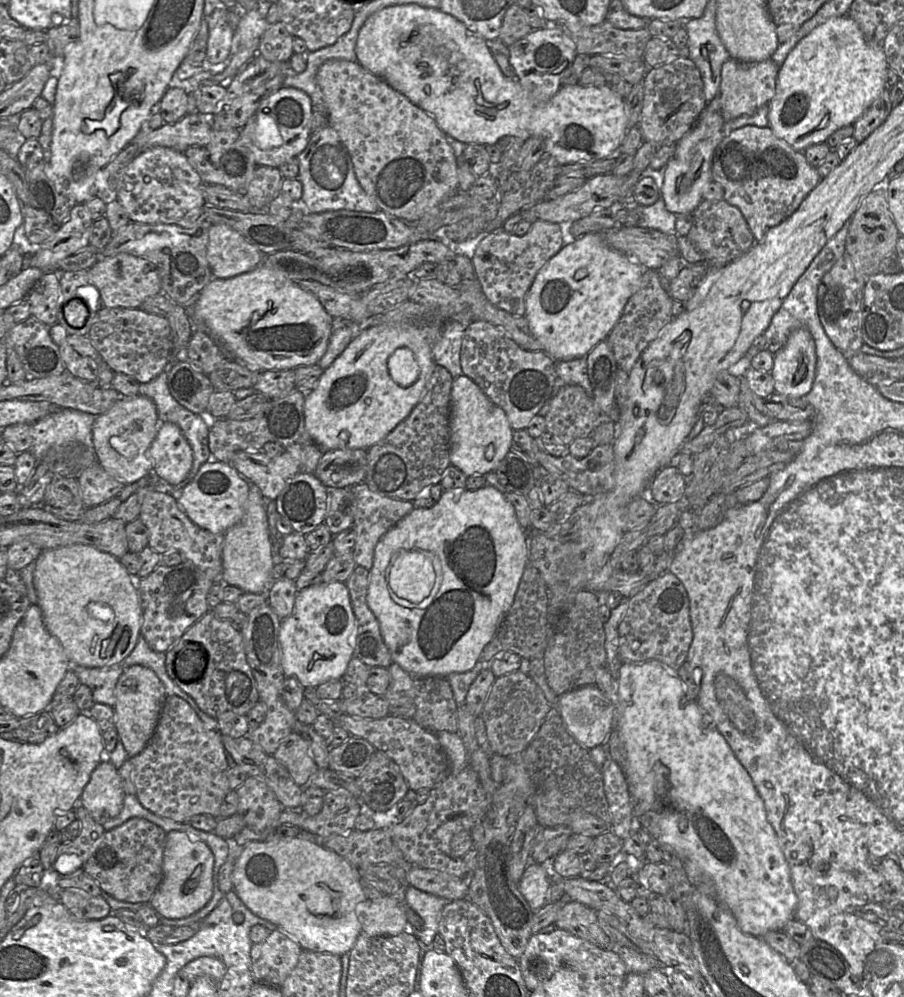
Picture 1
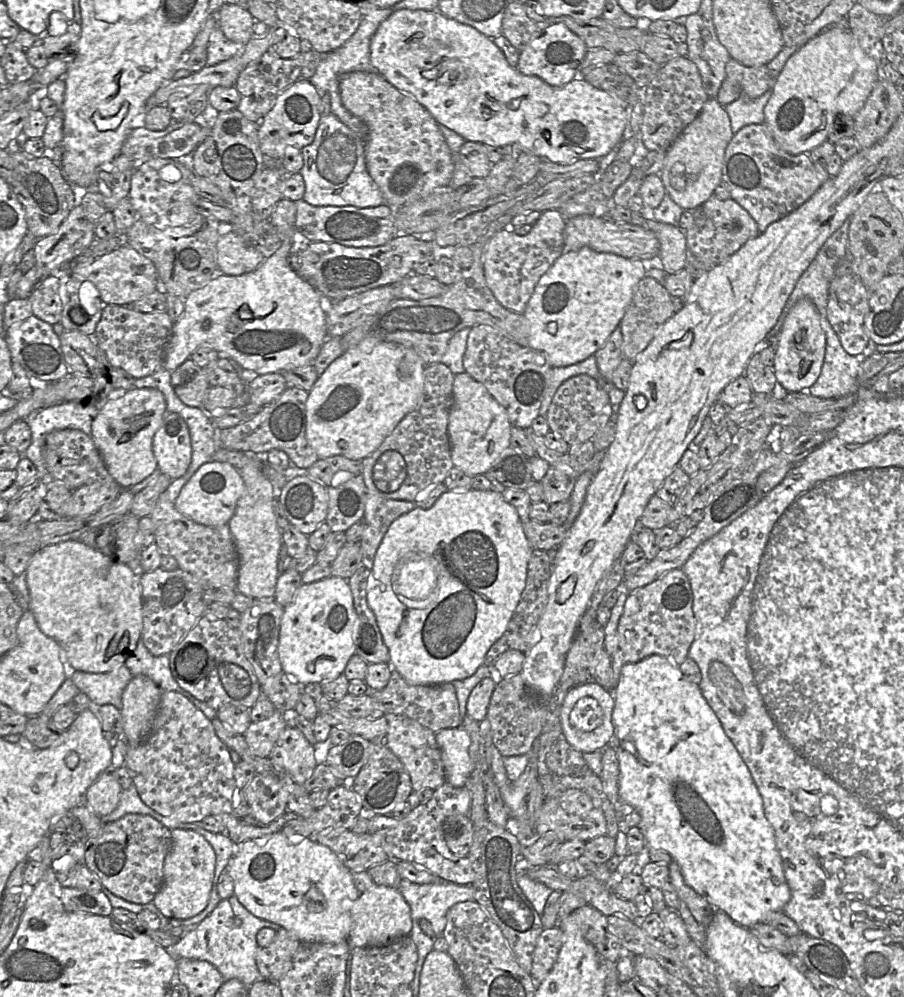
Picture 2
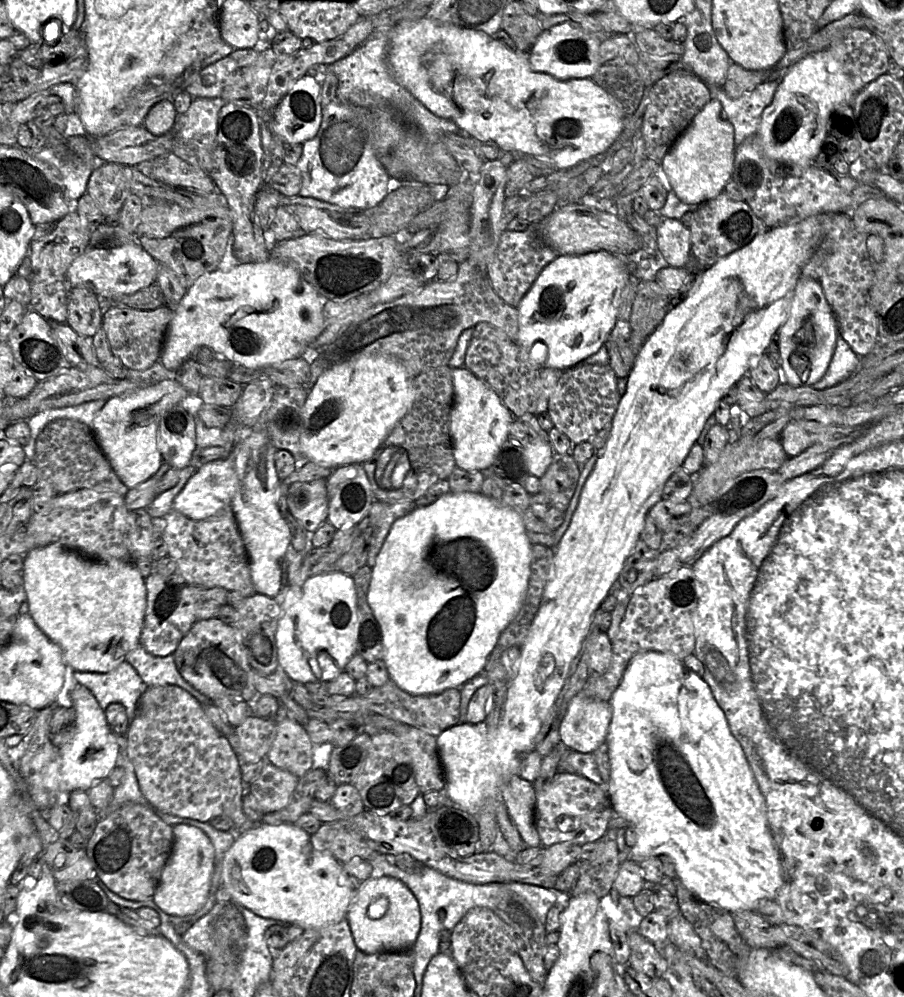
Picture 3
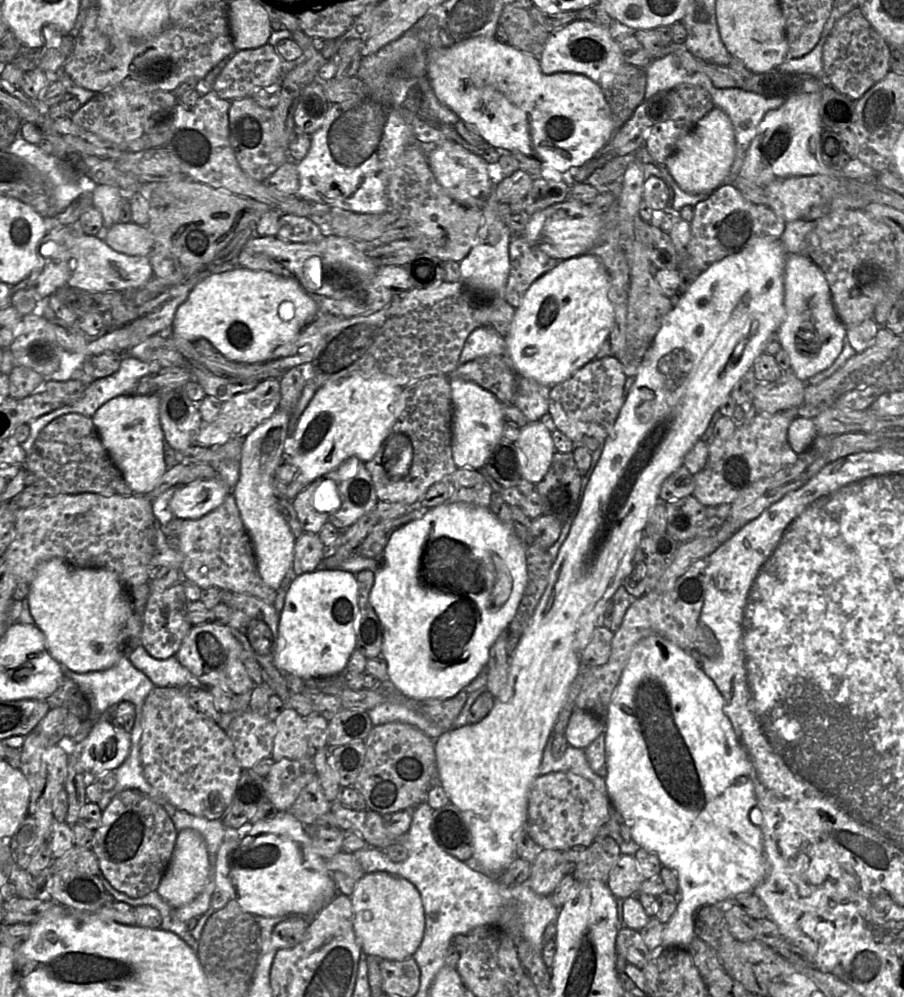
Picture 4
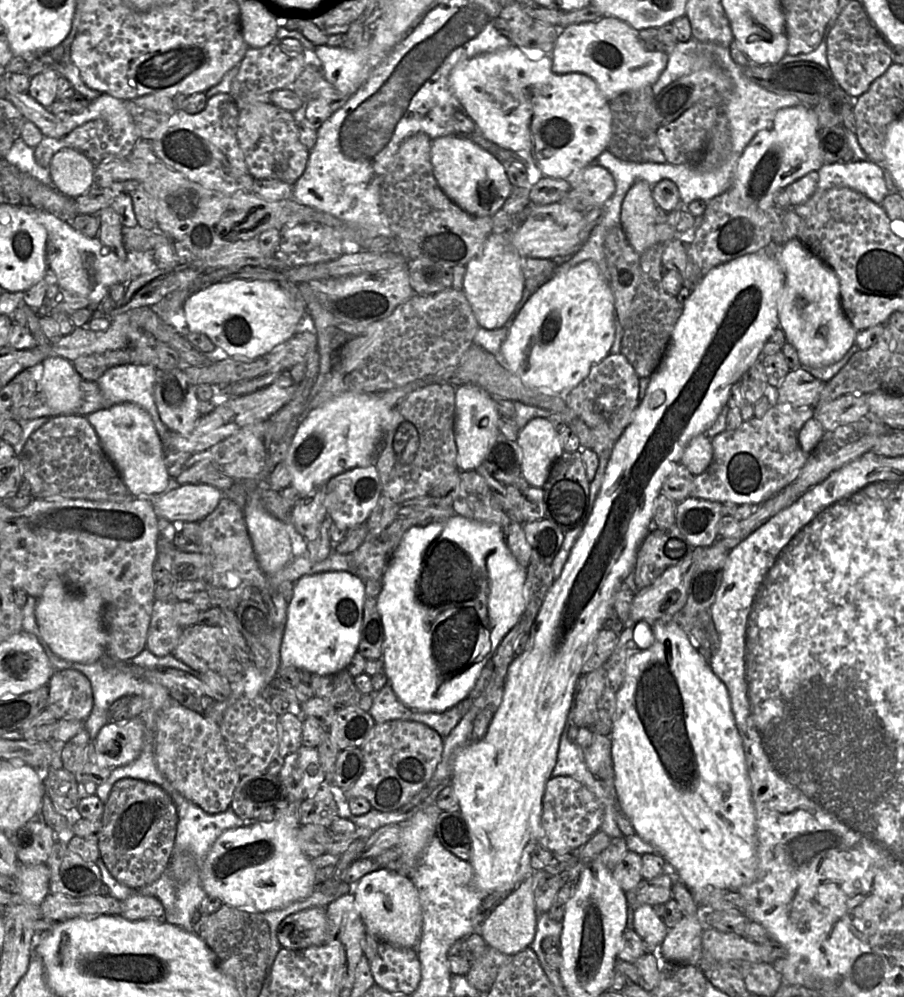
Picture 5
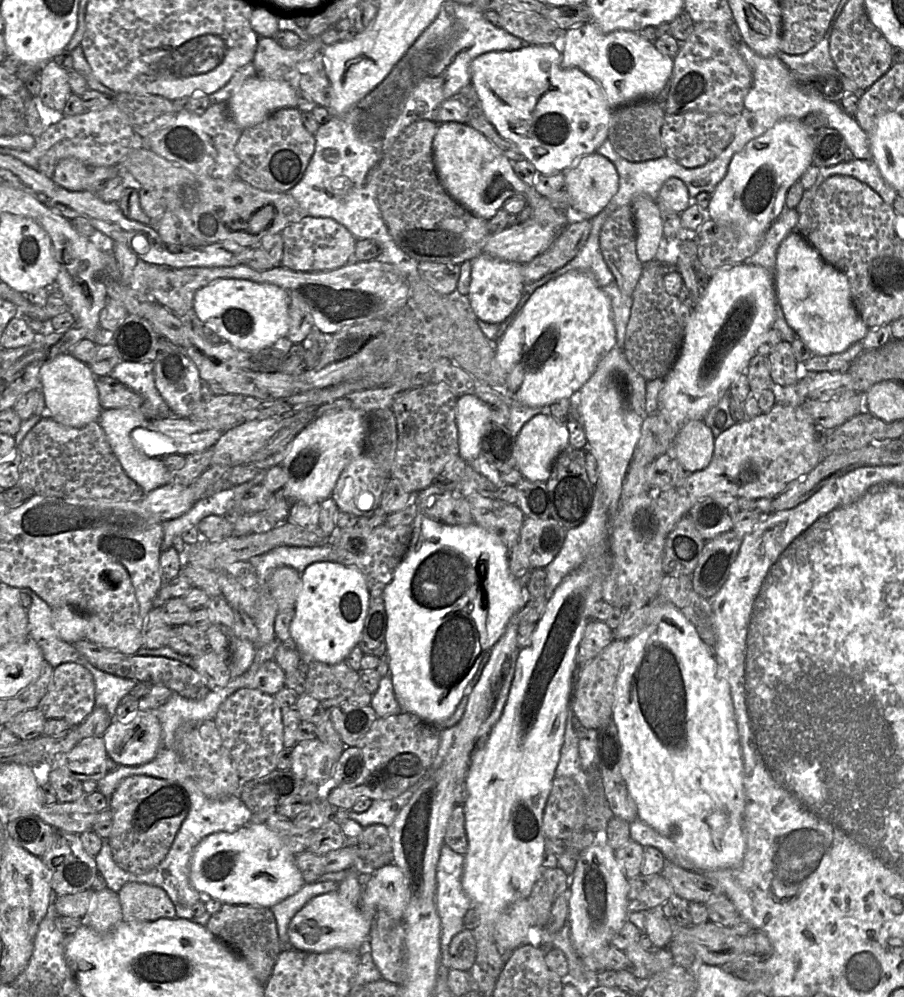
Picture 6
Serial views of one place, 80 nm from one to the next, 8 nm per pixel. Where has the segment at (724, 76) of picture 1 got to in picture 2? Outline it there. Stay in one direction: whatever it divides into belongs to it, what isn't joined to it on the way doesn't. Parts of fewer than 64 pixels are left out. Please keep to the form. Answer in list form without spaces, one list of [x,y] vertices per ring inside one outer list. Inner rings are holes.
[[[730,59],[726,64],[726,78],[741,87],[743,95],[757,98],[771,90],[774,80],[768,74],[767,66],[749,67]]]

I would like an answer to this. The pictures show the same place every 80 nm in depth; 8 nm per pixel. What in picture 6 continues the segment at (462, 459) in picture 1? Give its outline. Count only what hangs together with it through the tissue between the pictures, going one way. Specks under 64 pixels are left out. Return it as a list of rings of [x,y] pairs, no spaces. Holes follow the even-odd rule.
[[[466,394],[457,399],[459,455],[468,464],[481,454],[482,437],[490,421],[490,406],[477,396]]]

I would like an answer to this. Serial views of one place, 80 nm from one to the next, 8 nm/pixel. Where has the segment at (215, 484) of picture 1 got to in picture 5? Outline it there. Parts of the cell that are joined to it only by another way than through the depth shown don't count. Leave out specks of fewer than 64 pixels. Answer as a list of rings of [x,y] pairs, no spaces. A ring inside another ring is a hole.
[[[186,483],[150,497],[155,513],[170,522],[200,522],[210,514],[223,491],[207,483]]]

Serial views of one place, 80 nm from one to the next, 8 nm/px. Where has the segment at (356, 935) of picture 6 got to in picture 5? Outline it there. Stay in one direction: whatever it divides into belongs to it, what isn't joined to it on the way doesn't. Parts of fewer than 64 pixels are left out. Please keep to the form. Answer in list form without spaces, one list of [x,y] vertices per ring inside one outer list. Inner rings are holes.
[[[312,907],[288,916],[278,926],[277,936],[281,947],[288,950],[321,945],[327,939],[325,908]]]

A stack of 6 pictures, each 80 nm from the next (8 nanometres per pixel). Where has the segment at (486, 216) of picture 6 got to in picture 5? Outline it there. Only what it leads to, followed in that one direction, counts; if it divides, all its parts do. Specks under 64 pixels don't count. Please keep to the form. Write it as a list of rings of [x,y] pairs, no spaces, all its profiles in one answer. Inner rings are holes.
[[[449,135],[433,139],[430,157],[440,188],[471,215],[492,217],[502,208],[514,187],[507,177],[503,163],[468,137]]]

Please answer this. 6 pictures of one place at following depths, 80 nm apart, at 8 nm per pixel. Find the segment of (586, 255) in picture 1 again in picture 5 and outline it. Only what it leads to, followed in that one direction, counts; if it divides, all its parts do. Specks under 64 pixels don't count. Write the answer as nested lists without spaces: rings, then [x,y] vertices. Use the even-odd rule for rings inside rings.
[[[585,260],[568,271],[556,274],[541,284],[528,298],[522,309],[507,326],[507,336],[501,346],[502,364],[513,374],[517,375],[523,385],[529,389],[542,393],[555,393],[565,395],[579,385],[589,374],[592,367],[600,363],[611,353],[615,340],[615,306],[614,295],[607,279],[601,274],[597,265],[592,260]]]

